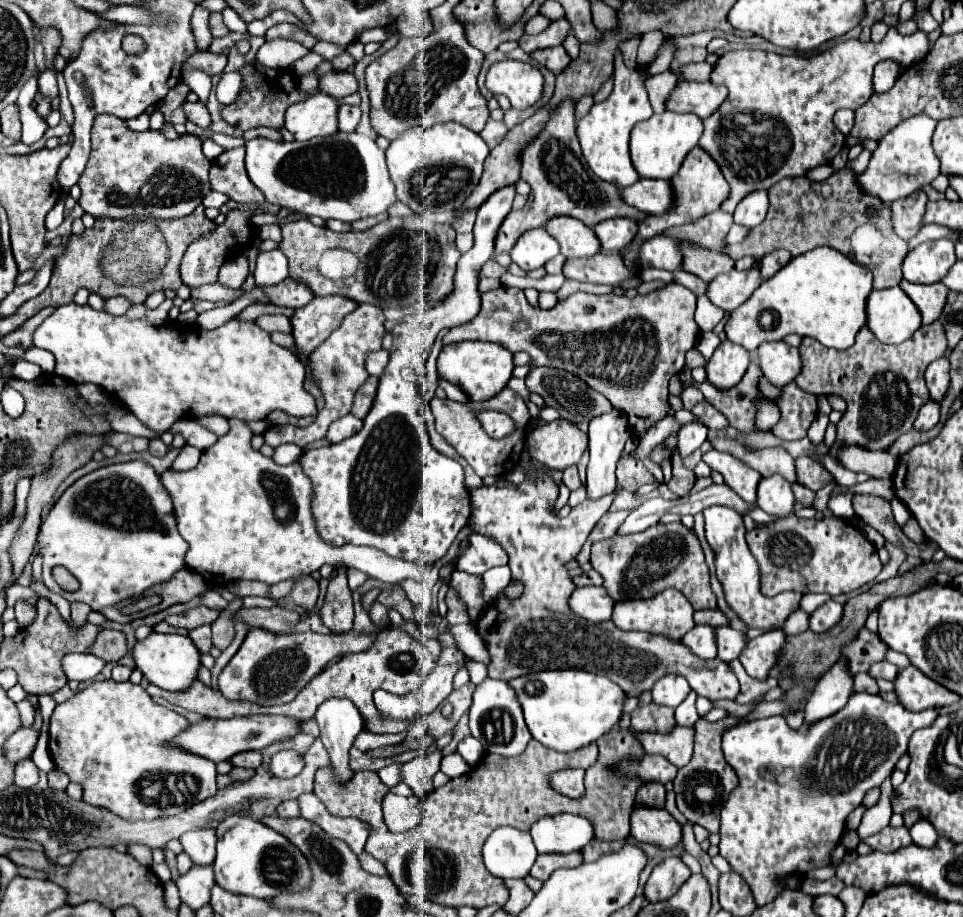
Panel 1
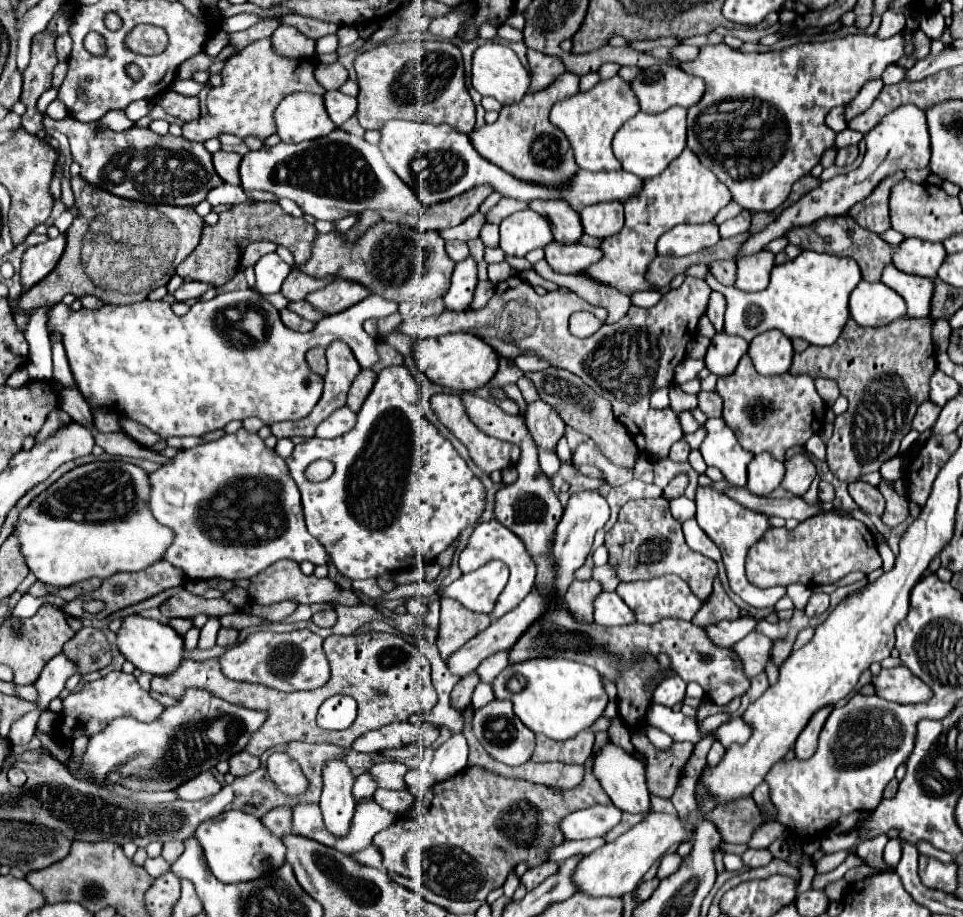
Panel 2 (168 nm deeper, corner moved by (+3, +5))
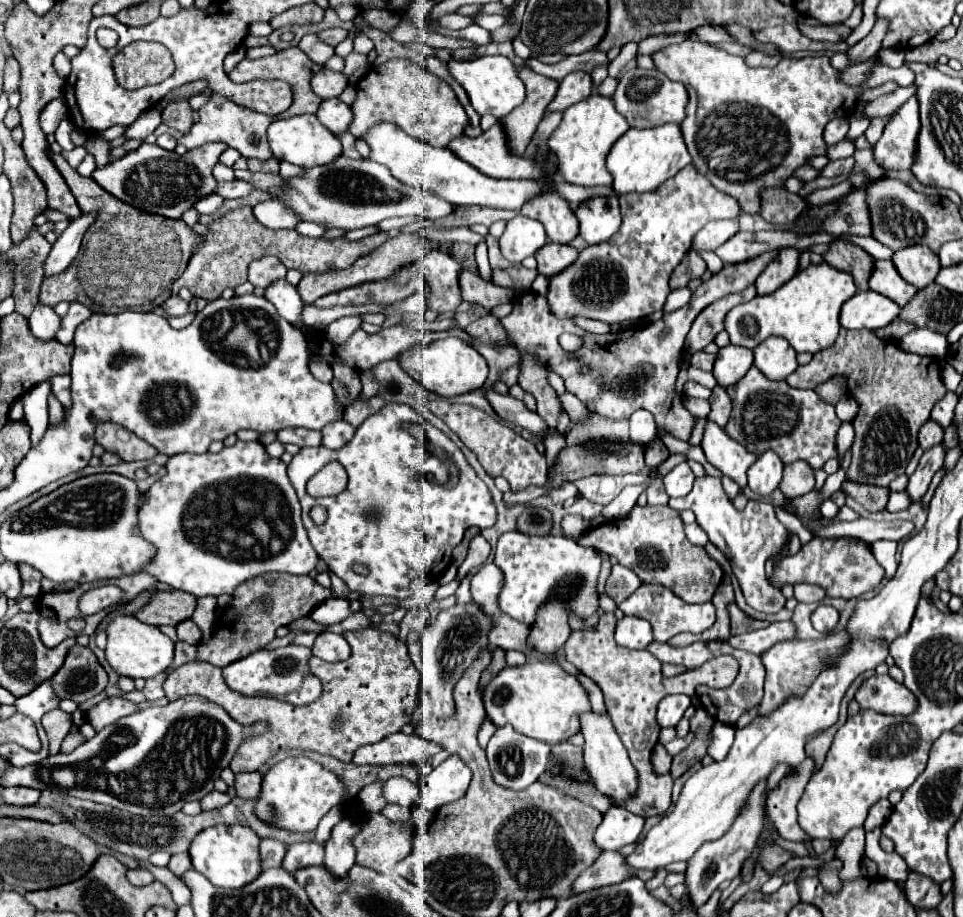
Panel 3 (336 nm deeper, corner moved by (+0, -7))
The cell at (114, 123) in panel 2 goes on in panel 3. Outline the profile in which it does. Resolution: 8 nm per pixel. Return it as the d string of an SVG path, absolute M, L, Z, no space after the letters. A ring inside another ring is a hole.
M87 139L85 149L95 155L97 167L105 167L105 165L107 165L107 155L109 155L109 151L111 151L107 141L103 141L103 139Z

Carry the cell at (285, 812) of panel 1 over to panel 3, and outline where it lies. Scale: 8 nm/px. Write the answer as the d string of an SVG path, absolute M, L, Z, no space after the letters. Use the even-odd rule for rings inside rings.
M261 839L261 859L263 859L263 871L271 867L279 867L285 857L287 847L275 839Z

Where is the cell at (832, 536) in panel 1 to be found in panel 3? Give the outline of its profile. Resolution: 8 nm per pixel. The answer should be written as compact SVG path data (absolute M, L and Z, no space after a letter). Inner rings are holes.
M813 537L811 543L801 547L801 551L793 557L785 557L779 567L773 571L771 583L781 587L783 583L815 583L821 585L829 597L843 597L853 599L859 597L883 581L883 569L875 561L871 549L863 541L855 539L823 539Z

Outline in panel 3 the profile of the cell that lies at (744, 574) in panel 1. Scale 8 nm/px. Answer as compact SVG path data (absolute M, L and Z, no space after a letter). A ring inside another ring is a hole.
M695 477L693 489L689 495L681 499L671 499L669 505L673 509L691 509L697 517L697 523L701 529L709 535L709 541L719 547L725 557L731 561L731 569L743 589L745 601L763 613L777 613L785 607L785 597L779 589L771 585L771 581L765 575L765 563L773 553L781 549L781 545L787 541L787 529L779 523L775 517L773 505L765 501L749 501L745 511L737 511L729 497L723 491L719 477Z

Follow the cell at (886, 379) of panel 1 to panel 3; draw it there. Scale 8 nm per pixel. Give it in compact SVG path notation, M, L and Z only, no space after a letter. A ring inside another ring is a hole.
M841 329L833 347L815 353L811 363L799 365L787 377L787 383L797 389L815 389L835 375L847 377L849 391L859 403L859 413L853 421L853 461L847 479L885 487L905 473L905 467L917 449L919 429L929 421L933 405L947 393L947 387L941 381L939 363L933 357L905 353L895 341L879 339L867 329Z

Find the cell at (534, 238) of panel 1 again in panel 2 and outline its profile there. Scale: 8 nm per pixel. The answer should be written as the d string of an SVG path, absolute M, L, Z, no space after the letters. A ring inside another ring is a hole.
M532 209L512 213L500 223L500 247L506 255L524 257L534 249L544 249L552 241L550 223Z

